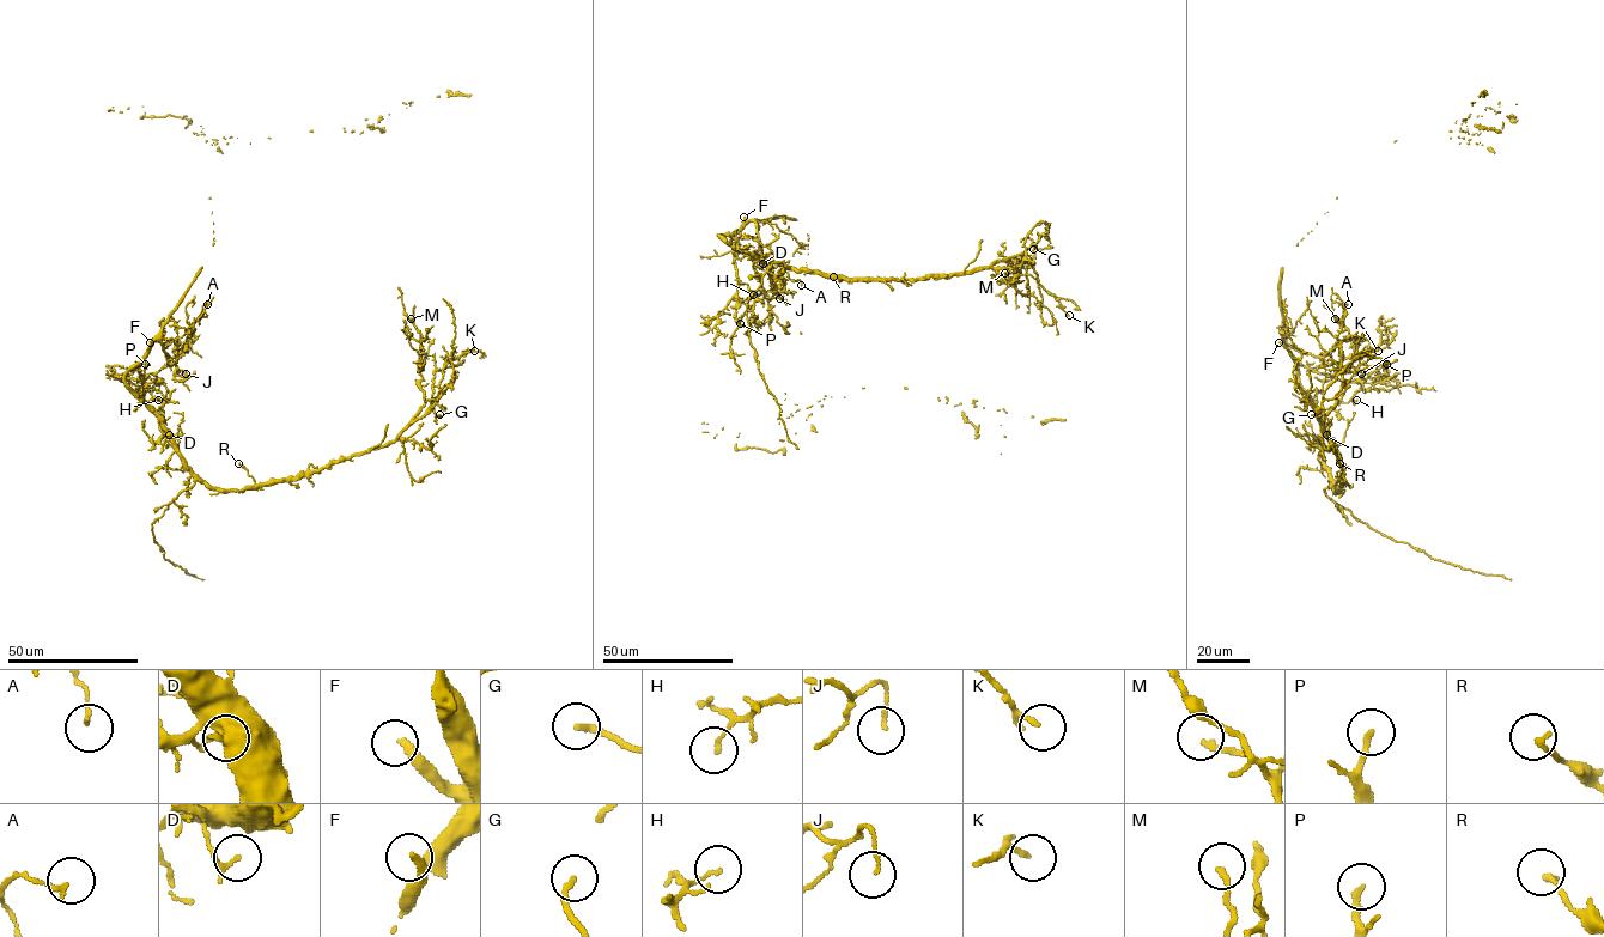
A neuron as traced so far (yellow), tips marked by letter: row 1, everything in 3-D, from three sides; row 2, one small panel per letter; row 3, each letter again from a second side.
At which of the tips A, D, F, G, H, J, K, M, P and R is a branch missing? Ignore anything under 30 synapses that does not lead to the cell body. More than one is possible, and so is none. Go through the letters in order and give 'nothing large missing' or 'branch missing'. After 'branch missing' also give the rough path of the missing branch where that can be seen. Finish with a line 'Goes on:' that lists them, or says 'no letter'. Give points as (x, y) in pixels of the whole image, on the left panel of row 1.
A: nothing large missing
D: nothing large missing
F: branch missing; course (150, 342), (145, 345), (126, 341), (85, 350), (54, 360), (17, 383)
G: nothing large missing
H: nothing large missing
J: nothing large missing
K: nothing large missing
M: nothing large missing
P: branch missing; course (145, 364), (186, 330), (201, 303)
R: nothing large missing
Goes on: F, P

